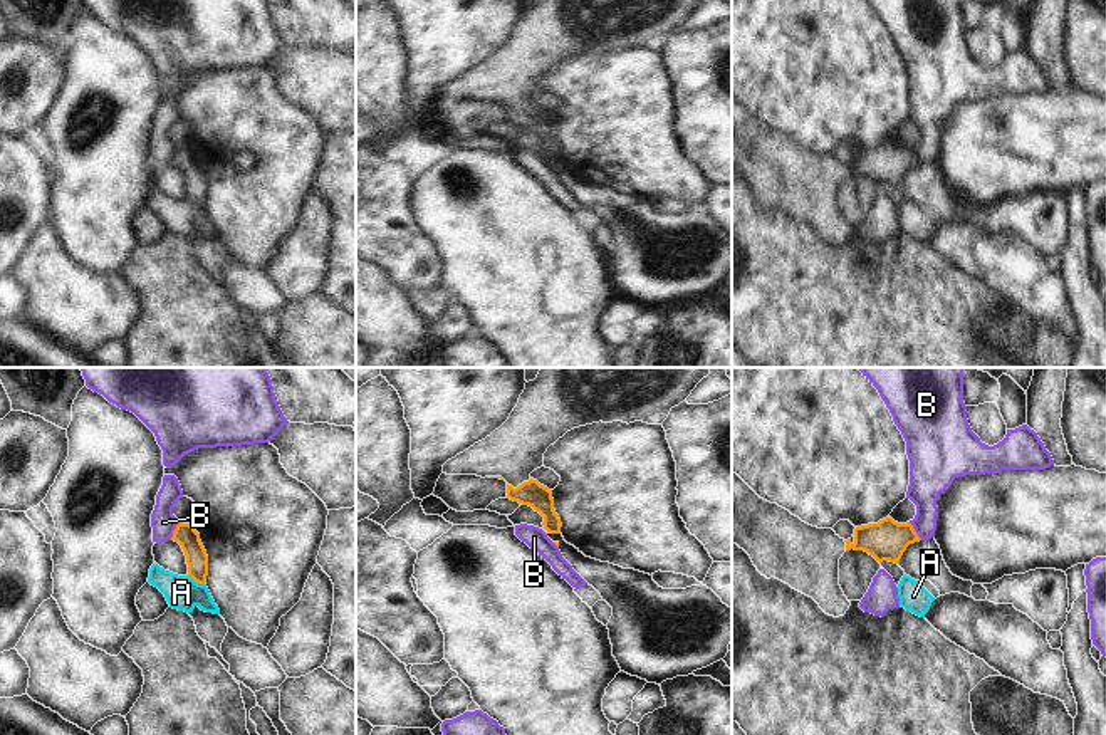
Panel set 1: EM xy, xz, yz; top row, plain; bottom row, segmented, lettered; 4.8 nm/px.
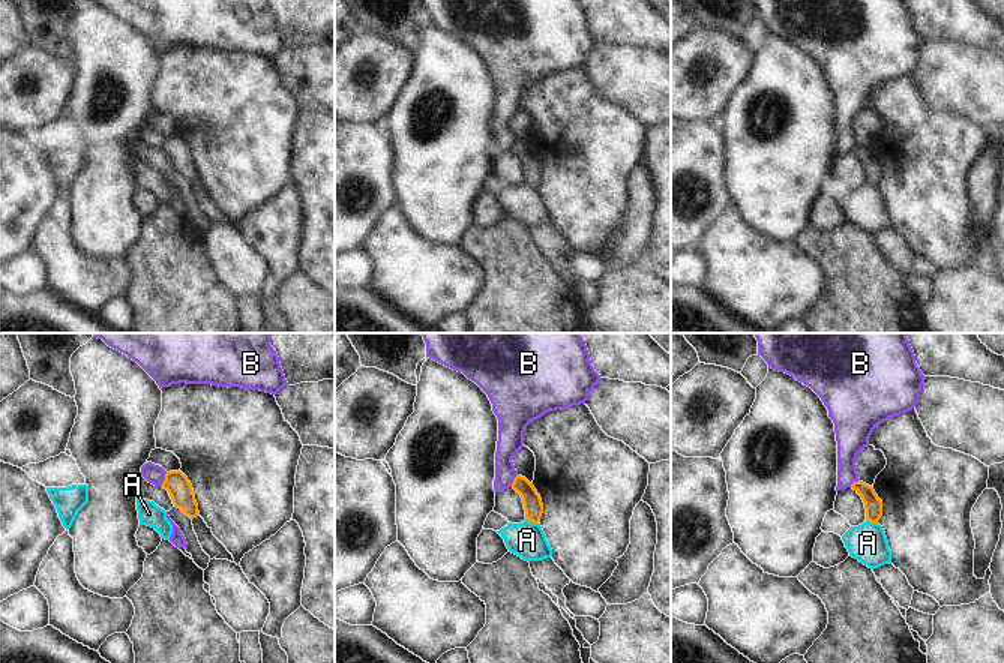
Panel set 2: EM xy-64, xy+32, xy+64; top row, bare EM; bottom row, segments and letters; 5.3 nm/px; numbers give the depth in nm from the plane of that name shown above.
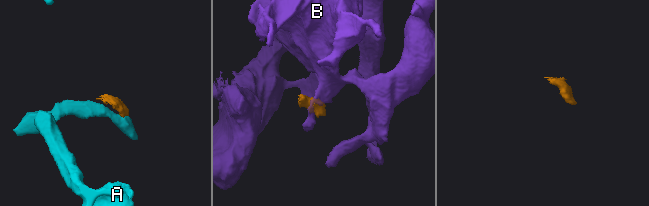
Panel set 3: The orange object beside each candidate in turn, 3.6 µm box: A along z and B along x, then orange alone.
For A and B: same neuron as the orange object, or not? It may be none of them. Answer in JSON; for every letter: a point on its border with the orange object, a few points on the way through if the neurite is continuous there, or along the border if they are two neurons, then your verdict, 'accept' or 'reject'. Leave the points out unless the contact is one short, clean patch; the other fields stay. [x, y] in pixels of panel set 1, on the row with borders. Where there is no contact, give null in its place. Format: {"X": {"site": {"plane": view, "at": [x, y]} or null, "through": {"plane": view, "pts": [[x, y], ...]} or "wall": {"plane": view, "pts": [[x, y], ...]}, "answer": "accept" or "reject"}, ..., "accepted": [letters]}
{"A": {"site": {"plane": "xy", "at": [197, 581]}, "wall": {"plane": "xy", "pts": [[188, 574], [203, 584]]}, "answer": "reject"}, "B": {"site": {"plane": "xy", "at": [175, 531]}, "wall": {"plane": "xy", "pts": [[180, 522], [170, 539]]}, "answer": "reject"}, "accepted": []}

